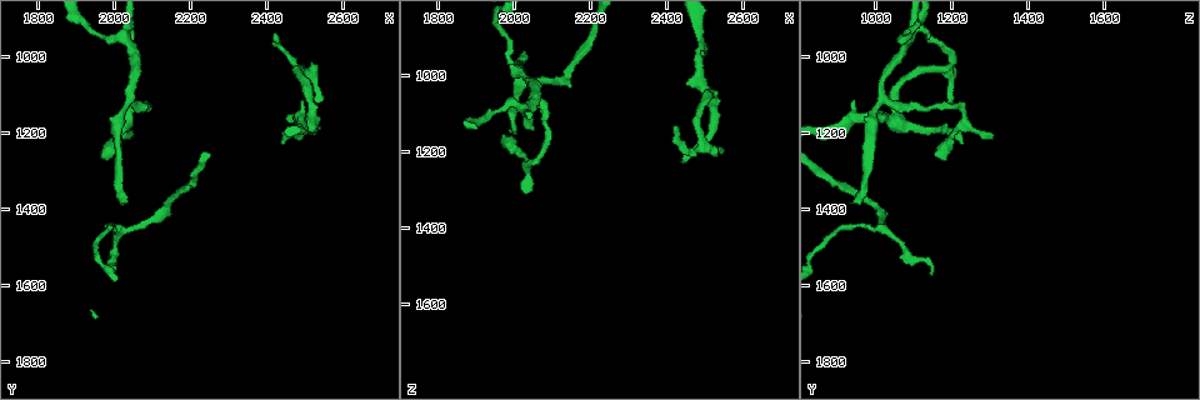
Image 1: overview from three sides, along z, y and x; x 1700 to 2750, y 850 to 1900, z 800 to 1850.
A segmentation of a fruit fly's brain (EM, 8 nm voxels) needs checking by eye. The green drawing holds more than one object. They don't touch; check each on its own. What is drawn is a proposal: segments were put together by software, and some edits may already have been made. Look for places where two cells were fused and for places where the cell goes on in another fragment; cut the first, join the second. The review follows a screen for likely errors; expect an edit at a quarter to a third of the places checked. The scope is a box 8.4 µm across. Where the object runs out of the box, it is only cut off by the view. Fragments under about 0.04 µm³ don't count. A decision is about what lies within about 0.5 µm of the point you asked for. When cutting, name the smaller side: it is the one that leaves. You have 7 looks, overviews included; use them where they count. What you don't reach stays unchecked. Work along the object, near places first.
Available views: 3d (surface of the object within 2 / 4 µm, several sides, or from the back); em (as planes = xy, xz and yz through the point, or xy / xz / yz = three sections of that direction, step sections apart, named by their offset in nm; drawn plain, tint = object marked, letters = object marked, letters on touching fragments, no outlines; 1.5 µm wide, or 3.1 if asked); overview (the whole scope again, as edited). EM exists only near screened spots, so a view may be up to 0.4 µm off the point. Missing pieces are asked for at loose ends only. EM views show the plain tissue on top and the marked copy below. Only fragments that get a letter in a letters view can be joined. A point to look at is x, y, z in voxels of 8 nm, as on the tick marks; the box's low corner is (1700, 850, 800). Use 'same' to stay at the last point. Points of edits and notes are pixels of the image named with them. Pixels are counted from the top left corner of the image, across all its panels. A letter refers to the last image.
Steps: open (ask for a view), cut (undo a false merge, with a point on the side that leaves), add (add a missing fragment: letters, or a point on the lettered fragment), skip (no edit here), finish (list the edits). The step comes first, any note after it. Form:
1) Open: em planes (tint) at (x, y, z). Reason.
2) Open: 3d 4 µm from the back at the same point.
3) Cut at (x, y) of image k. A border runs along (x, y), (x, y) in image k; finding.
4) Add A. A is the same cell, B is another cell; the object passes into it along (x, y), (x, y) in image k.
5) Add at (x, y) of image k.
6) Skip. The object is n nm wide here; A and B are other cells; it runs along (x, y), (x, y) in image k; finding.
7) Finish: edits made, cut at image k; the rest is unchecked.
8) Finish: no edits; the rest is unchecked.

Open: em yz step 8 (tint) at (1995, 1565, 1145).

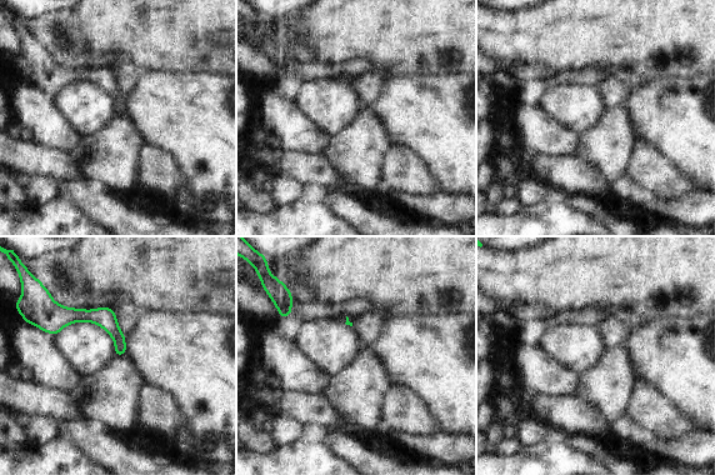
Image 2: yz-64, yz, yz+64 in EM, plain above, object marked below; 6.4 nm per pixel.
Open: em planes (letters) at the same point.

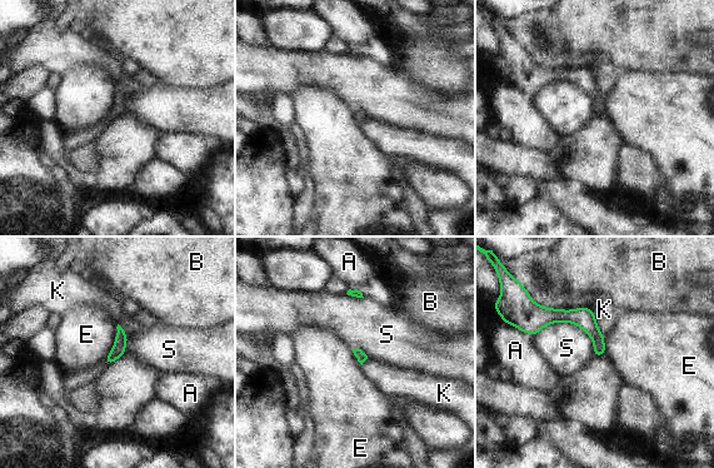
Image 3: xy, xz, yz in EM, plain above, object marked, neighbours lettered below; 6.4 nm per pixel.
Skip. The longest contact is with S, 420 nm; A, B, E, K and S are other cells; none of them fits.

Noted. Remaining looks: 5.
Open: 3d 4 µm at (2060, 1125, 1225).

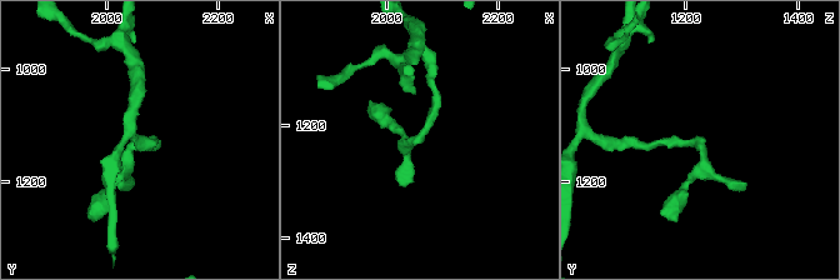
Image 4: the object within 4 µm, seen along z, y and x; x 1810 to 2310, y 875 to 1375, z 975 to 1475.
Open: em planes (letters) at (2055, 1125, 1220).

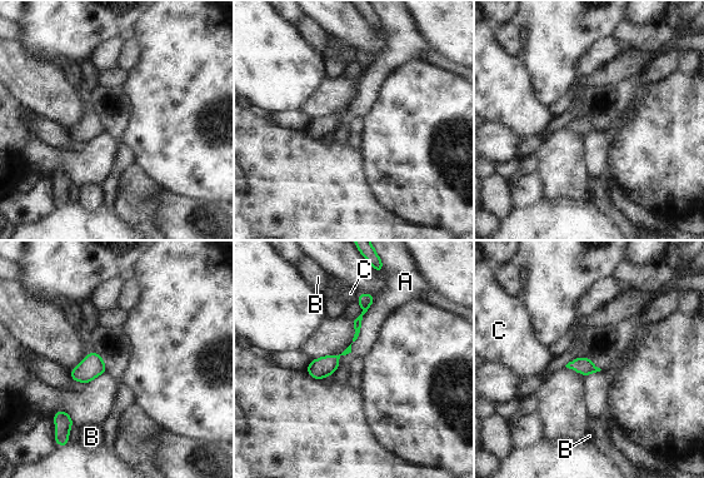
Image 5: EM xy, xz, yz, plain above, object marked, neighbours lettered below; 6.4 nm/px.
Skip. The object is 110 nm wide here; A, B and C are other cells; it runs along (365, 297), (349, 348), (313, 373) in image 5; all the same cell.

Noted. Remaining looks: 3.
Open: 3d 4 µm at (2430, 940, 1130). Thin end.

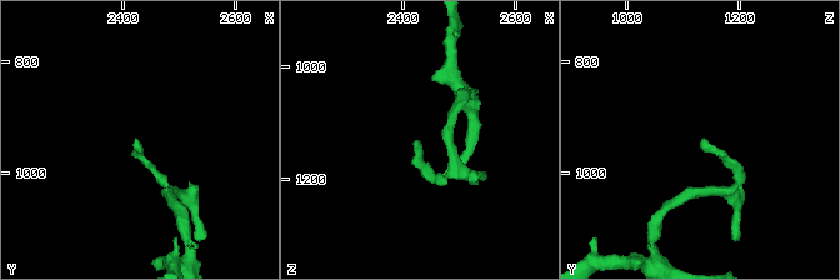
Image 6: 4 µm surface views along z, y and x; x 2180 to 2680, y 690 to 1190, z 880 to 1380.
Open: em xz step 4 (letters) at (2425, 935, 1130). Now the EM.

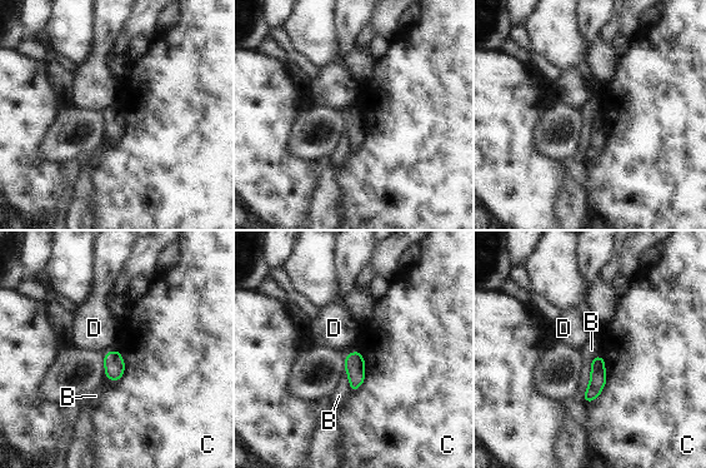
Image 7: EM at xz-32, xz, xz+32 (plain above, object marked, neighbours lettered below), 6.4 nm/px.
Skip. The longest contact is with C, 340 nm; B, C and D are other cells; a border runs along (601, 354), (606, 382), (586, 404) in image 7; none of them fits.

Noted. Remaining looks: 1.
Finish: no edits; the rest is unchecked.

